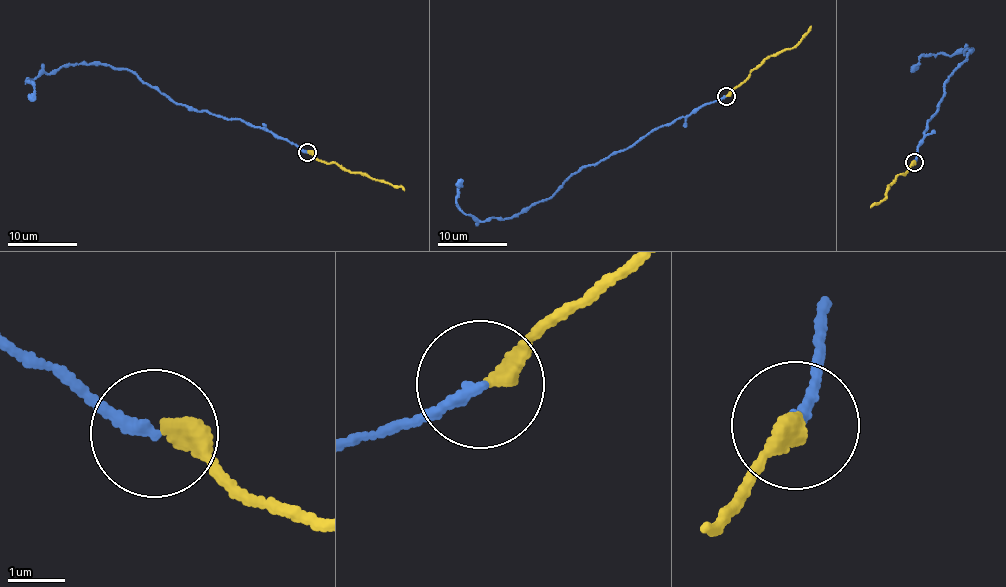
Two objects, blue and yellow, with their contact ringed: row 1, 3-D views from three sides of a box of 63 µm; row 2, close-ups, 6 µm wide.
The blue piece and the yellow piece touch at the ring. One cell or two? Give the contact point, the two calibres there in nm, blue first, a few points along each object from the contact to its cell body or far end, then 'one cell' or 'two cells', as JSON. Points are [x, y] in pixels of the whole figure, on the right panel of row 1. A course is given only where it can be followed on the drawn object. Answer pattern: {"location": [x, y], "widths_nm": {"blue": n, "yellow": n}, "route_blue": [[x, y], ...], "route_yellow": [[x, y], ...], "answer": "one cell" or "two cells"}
{"location": [914, 162], "widths_nm": {"blue": 200, "yellow": 340}, "route_blue": [[914, 161], [943, 88], [973, 50], [921, 56], [910, 71]], "route_yellow": [[915, 161], [903, 175], [897, 174], [886, 196], [871, 208]], "answer": "two cells"}

